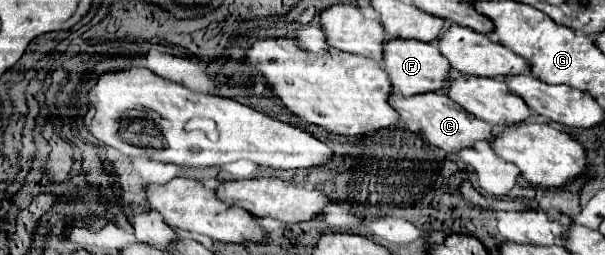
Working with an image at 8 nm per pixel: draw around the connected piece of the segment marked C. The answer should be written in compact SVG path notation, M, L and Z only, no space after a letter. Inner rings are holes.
M435 94L435 96L391 96L391 106L399 112L399 116L405 120L405 122L415 122L423 134L427 136L427 140L445 150L445 152L461 152L465 148L473 148L475 142L483 140L491 140L495 136L493 132L493 126L471 116L469 112L465 112L457 102L453 102L449 96L443 96L443 94Z

